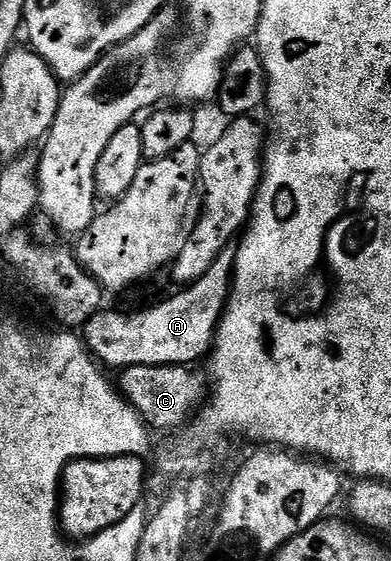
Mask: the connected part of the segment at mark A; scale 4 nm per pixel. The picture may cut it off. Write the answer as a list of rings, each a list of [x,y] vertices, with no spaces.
[[[224,252],[218,255],[217,259],[208,272],[199,280],[188,283],[178,294],[149,306],[146,310],[137,310],[134,314],[120,314],[117,310],[102,308],[98,310],[91,320],[87,320],[83,327],[83,341],[85,349],[93,355],[94,359],[102,367],[120,372],[147,364],[148,366],[189,366],[206,357],[213,348],[213,337],[217,335],[217,326],[221,322],[221,314],[225,311],[225,304],[229,301],[231,289],[231,275],[235,258],[232,253]]]

